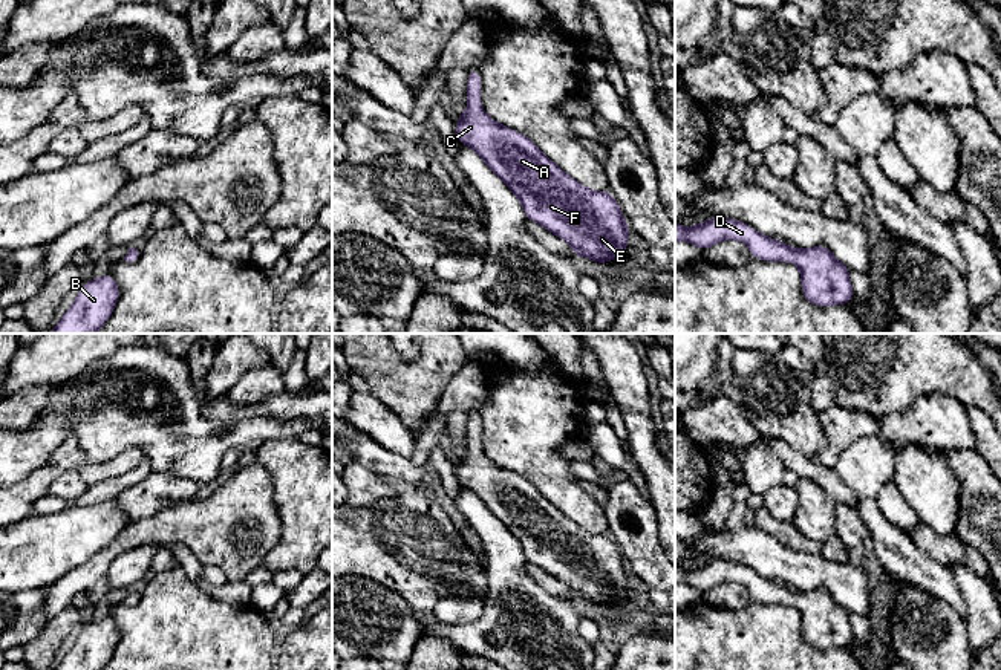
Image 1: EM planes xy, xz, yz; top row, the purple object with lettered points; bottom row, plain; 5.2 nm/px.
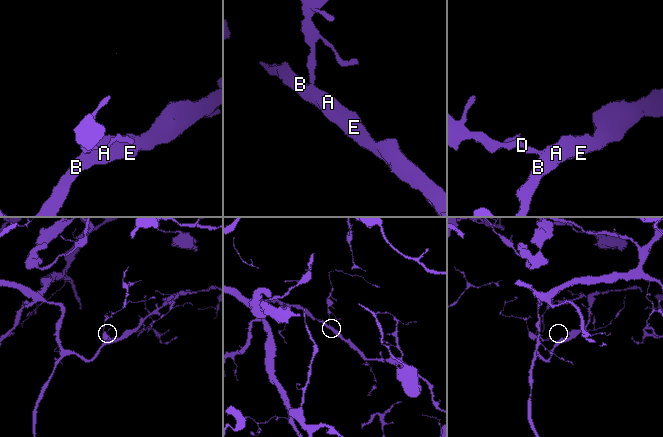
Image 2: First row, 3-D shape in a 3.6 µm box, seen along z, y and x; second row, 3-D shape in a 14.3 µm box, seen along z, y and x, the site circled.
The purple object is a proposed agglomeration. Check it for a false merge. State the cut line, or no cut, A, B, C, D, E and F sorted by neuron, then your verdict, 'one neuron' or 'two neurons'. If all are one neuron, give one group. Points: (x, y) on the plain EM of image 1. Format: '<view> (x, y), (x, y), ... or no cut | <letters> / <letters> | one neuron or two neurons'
no cut | A B C D E F | one neuron

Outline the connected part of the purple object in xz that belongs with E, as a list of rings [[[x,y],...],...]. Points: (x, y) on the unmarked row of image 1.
[[[476,410],[468,411],[465,442],[470,450],[455,465],[459,485],[473,491],[484,506],[505,525],[520,543],[528,563],[566,583],[574,598],[597,606],[615,603],[628,592],[629,569],[611,535],[588,532],[568,519],[525,477],[491,462],[481,451],[481,416]]]

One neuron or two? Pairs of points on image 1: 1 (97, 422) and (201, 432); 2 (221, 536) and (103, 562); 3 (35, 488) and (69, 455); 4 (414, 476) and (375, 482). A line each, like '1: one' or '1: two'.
1: one
2: one
3: one
4: two

